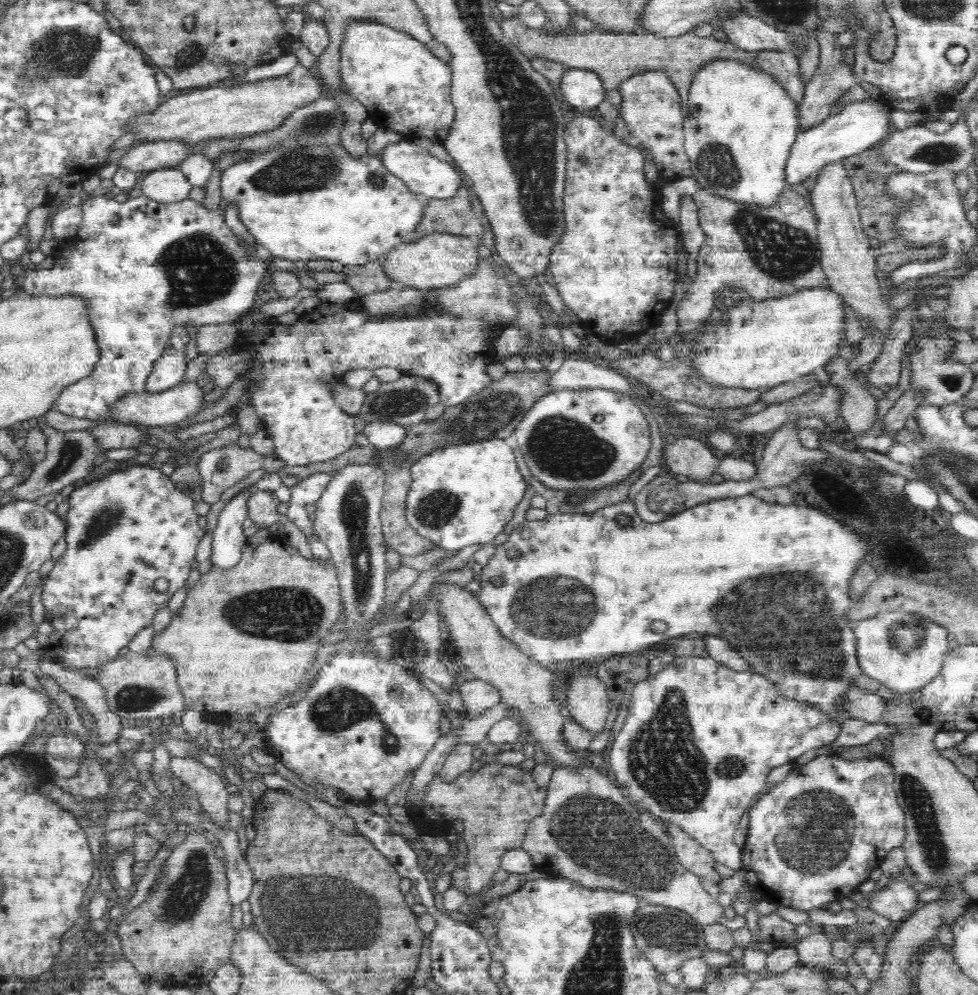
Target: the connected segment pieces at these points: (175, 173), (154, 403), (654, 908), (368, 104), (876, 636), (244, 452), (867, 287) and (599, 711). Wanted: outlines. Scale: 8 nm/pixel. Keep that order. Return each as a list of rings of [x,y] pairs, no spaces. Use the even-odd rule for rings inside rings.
[[[179,167],[151,170],[142,178],[142,193],[160,203],[178,203],[188,199],[192,185]]]
[[[193,382],[180,383],[172,388],[165,389],[164,392],[126,392],[120,400],[116,400],[116,404],[112,404],[110,408],[110,416],[108,420],[112,422],[124,422],[124,425],[130,425],[130,422],[140,422],[145,426],[176,426],[182,420],[190,419],[200,410],[206,410],[208,405],[202,401],[204,396],[202,389]]]
[[[646,903],[634,914],[634,920],[628,924],[637,948],[663,975],[671,970],[679,970],[684,960],[700,958],[709,950],[704,939],[704,927],[687,912],[680,909]]]
[[[356,22],[348,26],[340,47],[341,79],[350,95],[358,99],[377,125],[392,128],[394,132],[414,134],[443,143],[454,122],[455,110],[451,100],[451,65],[430,52],[425,43],[412,38],[404,31],[380,23]]]
[[[888,610],[878,612],[870,619],[859,620],[852,626],[856,633],[861,671],[894,693],[916,692],[940,675],[950,645],[947,630],[934,620],[900,610]]]
[[[236,441],[233,444],[228,444],[227,446],[222,446],[222,448],[212,449],[203,453],[195,463],[203,481],[202,500],[210,506],[214,504],[214,502],[218,502],[220,496],[222,496],[228,488],[232,488],[232,486],[238,484],[240,480],[246,479],[252,471],[264,469],[266,473],[275,473],[278,468],[288,465],[275,456],[264,456],[256,453],[250,445],[241,448],[236,444]]]
[[[837,160],[821,169],[816,188],[810,193],[810,203],[817,217],[817,238],[821,253],[821,266],[828,279],[828,287],[839,293],[843,302],[850,304],[864,324],[876,324],[878,332],[888,334],[894,310],[886,306],[882,290],[874,272],[878,271],[876,256],[870,248],[870,240],[862,230],[858,199],[844,170],[845,162]]]
[[[576,673],[576,676],[570,680],[570,684],[566,688],[565,700],[570,715],[576,722],[580,723],[580,726],[592,732],[595,737],[603,732],[610,712],[610,702],[606,684],[596,674],[582,676],[581,673]]]

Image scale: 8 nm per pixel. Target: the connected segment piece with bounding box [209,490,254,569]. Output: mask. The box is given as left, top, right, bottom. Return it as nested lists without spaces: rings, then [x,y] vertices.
[[[240,491],[225,504],[219,514],[217,526],[212,533],[212,553],[209,557],[212,566],[226,569],[240,562],[242,548],[247,540],[242,524],[249,518],[248,499],[253,492]]]

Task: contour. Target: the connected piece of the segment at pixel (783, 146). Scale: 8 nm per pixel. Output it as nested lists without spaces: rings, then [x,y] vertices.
[[[714,59],[695,74],[689,88],[691,114],[684,118],[684,148],[692,163],[692,176],[702,190],[733,203],[772,208],[788,189],[786,163],[797,136],[797,106],[772,75],[757,66],[750,67],[732,59]]]

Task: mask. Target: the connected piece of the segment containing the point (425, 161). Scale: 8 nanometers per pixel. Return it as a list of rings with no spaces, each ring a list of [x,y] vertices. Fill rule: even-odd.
[[[412,139],[389,143],[383,148],[381,161],[390,174],[400,177],[412,193],[422,196],[425,200],[454,198],[463,188],[462,182],[465,181],[463,173],[454,169],[448,162],[434,157],[430,150],[416,145]]]

